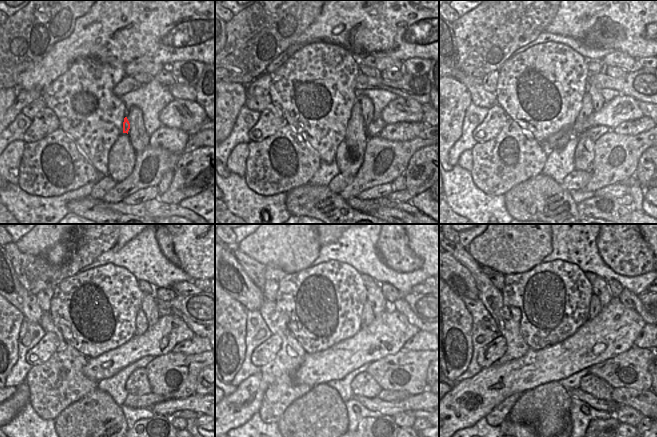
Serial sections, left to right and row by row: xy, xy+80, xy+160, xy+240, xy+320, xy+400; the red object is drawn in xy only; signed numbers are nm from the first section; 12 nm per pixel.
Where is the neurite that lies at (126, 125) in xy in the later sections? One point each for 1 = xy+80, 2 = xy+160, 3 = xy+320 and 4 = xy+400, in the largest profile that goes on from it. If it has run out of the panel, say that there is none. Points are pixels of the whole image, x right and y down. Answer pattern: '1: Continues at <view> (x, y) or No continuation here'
1: Continues at xy+80 (356, 137)
2: Continues at xy+160 (584, 154)
3: Continues at xy+320 (363, 384)
4: Continues at xy+400 (590, 384)

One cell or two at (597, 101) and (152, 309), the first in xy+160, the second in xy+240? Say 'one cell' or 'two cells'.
one cell

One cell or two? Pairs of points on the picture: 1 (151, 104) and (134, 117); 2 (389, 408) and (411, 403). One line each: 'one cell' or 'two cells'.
1: two cells
2: one cell

